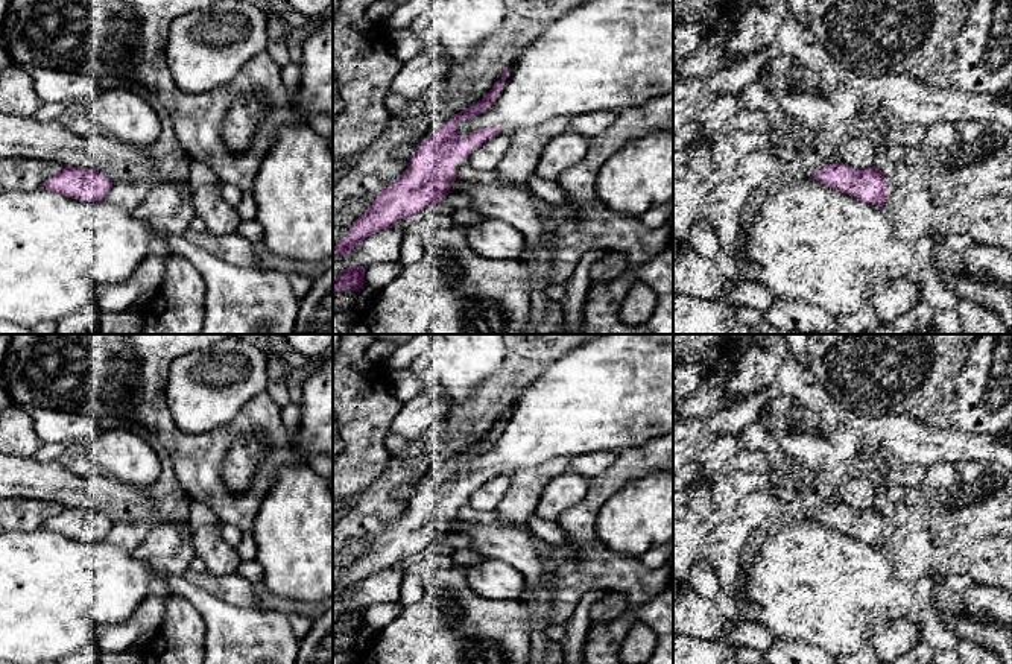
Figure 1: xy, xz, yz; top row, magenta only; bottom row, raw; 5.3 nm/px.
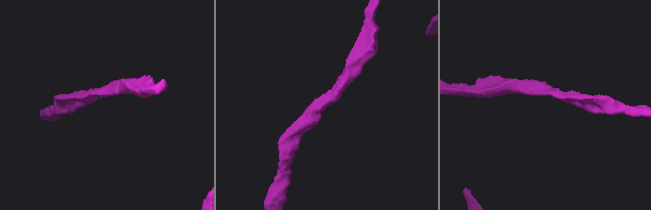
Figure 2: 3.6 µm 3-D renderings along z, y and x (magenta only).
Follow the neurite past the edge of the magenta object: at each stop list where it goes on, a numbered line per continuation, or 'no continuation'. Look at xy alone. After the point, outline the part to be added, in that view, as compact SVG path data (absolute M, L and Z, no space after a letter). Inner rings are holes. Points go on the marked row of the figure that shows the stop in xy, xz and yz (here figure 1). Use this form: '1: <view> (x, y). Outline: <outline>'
no continuation

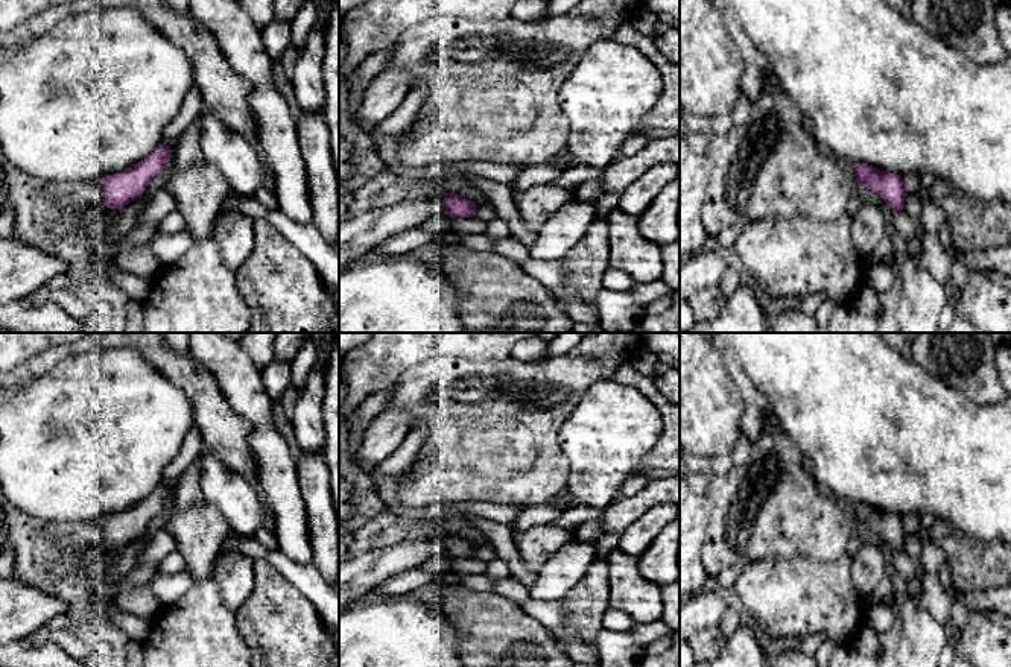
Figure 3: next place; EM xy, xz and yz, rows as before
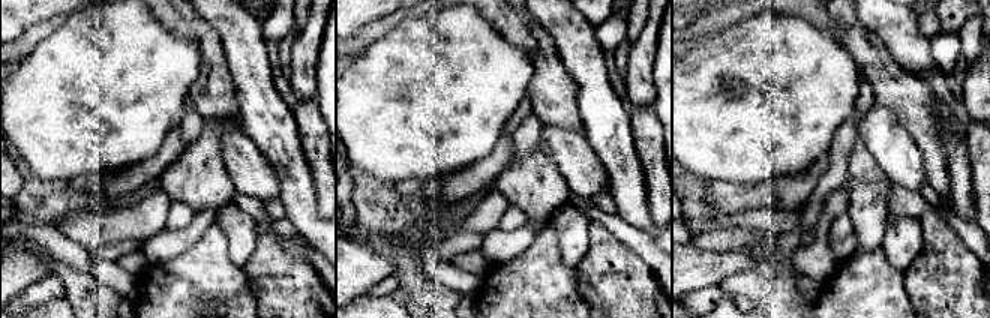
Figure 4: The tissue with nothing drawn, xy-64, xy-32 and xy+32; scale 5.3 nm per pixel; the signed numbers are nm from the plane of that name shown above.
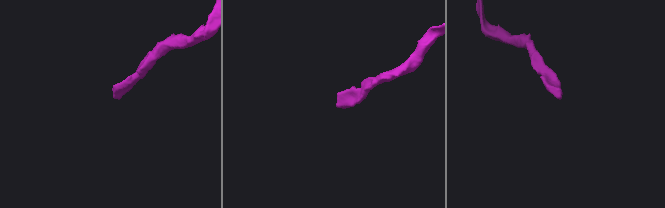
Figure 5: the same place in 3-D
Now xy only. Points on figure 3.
1: xy (72, 195). Outline: M53 181L46 182L44 190L65 210L105 207L102 181Z

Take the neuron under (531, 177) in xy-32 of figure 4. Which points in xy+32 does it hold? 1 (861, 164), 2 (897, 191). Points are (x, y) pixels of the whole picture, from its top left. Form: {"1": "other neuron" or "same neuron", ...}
{"1": "other neuron", "2": "other neuron"}

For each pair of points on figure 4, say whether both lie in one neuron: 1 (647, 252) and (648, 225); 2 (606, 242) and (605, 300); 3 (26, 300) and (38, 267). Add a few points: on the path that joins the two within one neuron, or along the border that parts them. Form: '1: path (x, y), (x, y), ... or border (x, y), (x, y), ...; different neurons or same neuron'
1: border (618, 213), (632, 225), (644, 230), (656, 243); different neurons
2: path (606, 257), (606, 285); same neuron
3: border (51, 273), (35, 281), (15, 297); different neurons

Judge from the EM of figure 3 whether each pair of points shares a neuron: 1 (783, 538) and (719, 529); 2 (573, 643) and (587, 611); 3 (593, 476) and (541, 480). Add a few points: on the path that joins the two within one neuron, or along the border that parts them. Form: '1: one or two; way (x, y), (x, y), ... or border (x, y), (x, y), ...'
1: one; way (768, 529), (735, 529)
2: two; border (563, 602), (566, 625), (593, 651)
3: two; border (560, 442), (569, 470), (569, 480), (561, 493)

